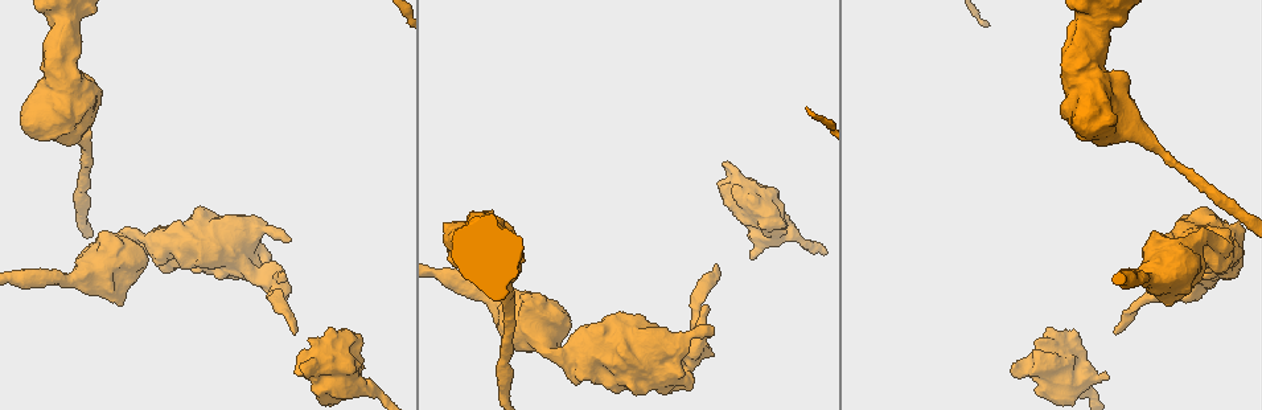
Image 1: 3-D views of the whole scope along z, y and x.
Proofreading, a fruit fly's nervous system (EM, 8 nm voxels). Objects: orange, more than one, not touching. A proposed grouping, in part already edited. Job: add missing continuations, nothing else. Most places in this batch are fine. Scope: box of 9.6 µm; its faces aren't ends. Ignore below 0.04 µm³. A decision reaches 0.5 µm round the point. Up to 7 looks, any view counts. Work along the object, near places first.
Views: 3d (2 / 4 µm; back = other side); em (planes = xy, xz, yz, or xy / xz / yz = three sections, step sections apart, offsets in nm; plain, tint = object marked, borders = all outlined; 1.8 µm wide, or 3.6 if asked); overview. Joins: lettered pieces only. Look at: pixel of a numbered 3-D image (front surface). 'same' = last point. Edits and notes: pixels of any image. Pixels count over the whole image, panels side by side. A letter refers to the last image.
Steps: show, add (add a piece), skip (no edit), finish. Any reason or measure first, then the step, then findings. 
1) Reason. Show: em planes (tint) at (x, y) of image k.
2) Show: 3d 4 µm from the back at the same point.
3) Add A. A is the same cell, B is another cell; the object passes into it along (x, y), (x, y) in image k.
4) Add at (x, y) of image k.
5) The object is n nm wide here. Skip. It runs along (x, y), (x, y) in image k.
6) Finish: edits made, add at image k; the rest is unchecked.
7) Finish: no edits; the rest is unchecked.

Narrows sharply. Show: em 3.6 µm xz step 4 (borders) at (561, 357) of image 1.

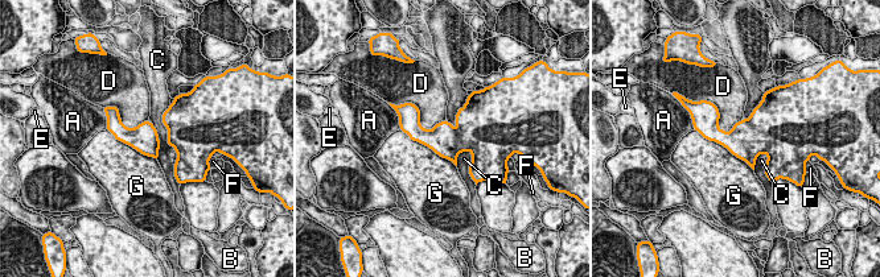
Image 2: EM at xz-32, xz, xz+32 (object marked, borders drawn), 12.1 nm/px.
The longest contact is with G, 900 nm. Skip. A, B, C, D, E, F and G are other cells; a border runs along (712, 103), (722, 129), (743, 119) in image 2; none of them fits.

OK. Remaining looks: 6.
Free end. Show: em planes (borders) at (290, 238) of image 1.

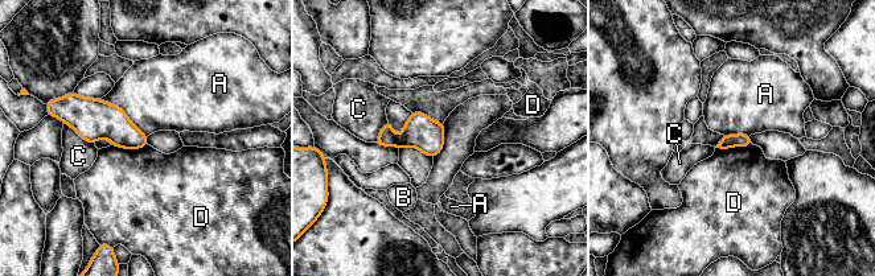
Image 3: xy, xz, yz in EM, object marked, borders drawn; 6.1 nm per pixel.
Skip. A, B, C and D are other cells; no lettered piece goes on from it.

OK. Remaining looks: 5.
An open end. Show: em planes (borders) at (295, 332) of image 1.

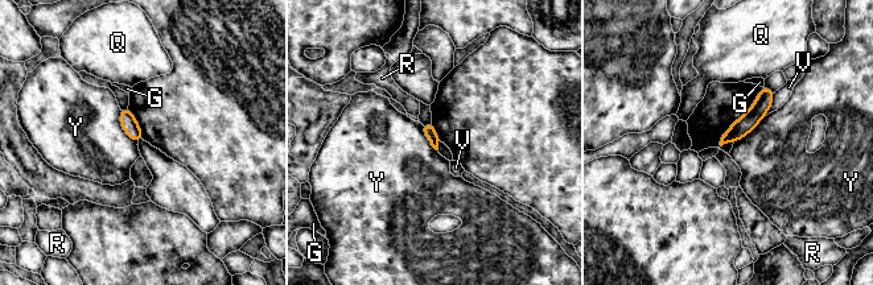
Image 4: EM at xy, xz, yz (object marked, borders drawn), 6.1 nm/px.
Skip. G, Q, R, V and Y are other cells; no lettered piece goes on from it.

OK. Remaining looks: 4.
Finish: no edits; the rest is unchecked.

